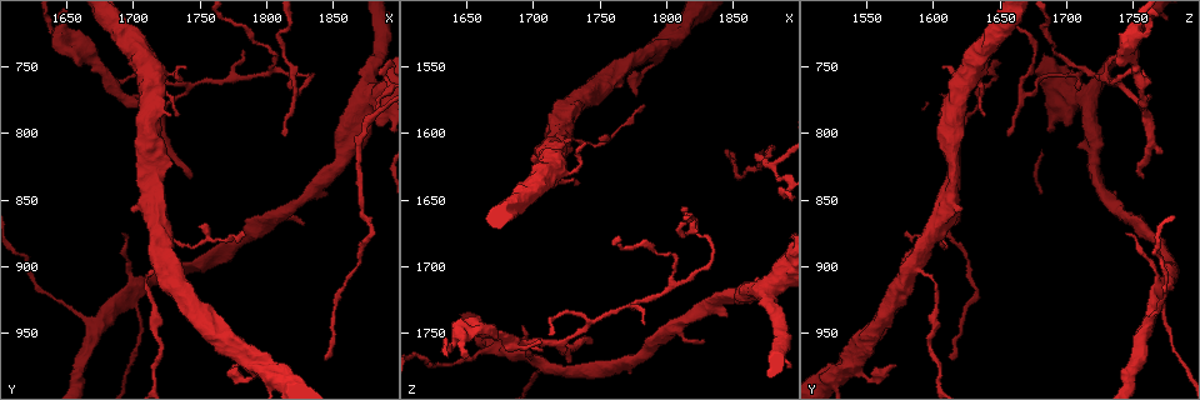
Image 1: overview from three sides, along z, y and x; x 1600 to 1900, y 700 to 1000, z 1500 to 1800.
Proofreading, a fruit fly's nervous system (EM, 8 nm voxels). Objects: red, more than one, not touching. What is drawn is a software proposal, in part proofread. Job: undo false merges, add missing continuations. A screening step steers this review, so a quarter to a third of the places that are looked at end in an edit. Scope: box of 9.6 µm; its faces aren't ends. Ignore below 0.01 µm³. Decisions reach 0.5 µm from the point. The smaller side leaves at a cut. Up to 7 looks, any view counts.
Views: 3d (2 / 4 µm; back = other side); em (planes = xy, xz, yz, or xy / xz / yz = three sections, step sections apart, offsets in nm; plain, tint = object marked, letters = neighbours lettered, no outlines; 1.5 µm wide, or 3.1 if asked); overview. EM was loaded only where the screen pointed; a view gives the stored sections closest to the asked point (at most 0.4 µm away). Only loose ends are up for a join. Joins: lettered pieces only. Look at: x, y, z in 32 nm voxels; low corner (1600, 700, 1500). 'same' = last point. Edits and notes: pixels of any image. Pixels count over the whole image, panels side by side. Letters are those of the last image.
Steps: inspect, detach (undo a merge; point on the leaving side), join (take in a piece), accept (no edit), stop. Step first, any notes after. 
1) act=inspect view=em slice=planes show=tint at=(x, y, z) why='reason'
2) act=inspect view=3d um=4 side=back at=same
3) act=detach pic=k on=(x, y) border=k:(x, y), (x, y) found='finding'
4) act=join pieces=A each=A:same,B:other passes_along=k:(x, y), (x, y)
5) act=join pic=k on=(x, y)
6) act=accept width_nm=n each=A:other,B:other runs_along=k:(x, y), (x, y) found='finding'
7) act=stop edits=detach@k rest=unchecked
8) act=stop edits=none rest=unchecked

act=inspect view=3d um=2 at=(1846, 968, 1612) why='an open end'

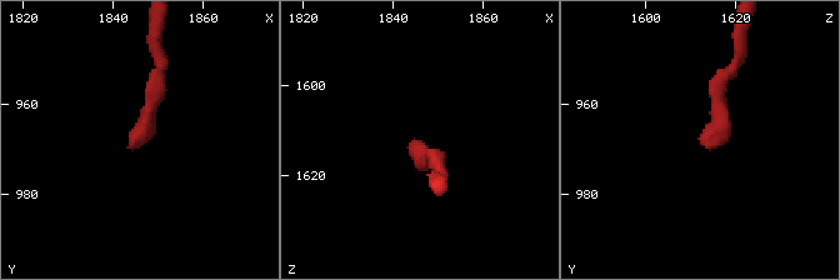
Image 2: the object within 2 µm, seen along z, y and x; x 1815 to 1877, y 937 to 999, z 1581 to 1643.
act=inspect view=em slice=xy step=4 show=tint at=(1845, 968, 1612) why='need the tissue'

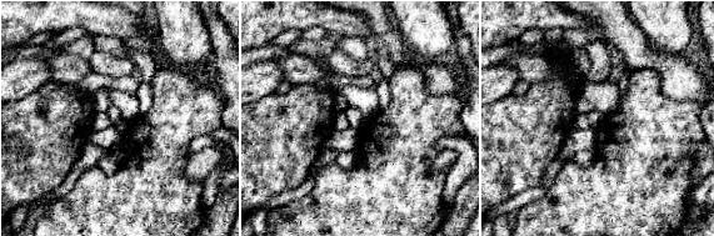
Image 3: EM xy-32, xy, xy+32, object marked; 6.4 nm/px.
act=inspect view=em slice=planes show=letters at=same why='cut it another way'

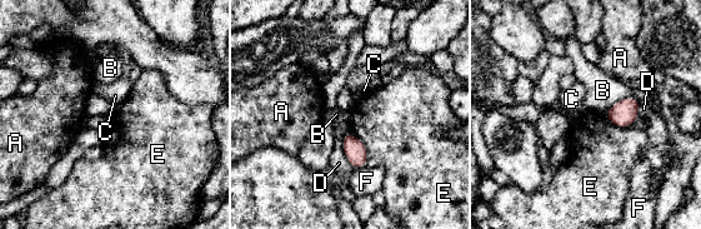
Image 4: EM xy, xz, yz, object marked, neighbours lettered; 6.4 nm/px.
act=accept longest_contact=B:240nm each=A:other,B:other,C:other,D:other,E:other,F:other border=4:(350, 133), (366, 150), (365, 167) found='no lettered piece goes on from it'

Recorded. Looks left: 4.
act=inspect view=em slice=xz step=4 show=letters at=(1786, 742, 1742) why='an open end'

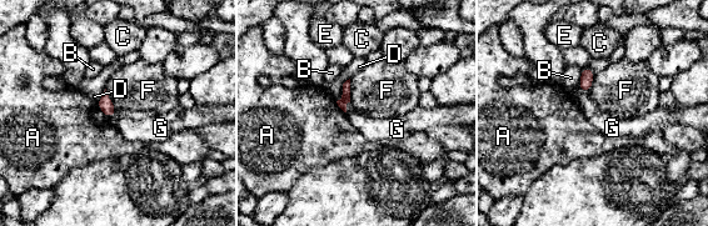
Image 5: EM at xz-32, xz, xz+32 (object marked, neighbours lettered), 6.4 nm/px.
act=inspect view=em slice=planes show=letters at=same

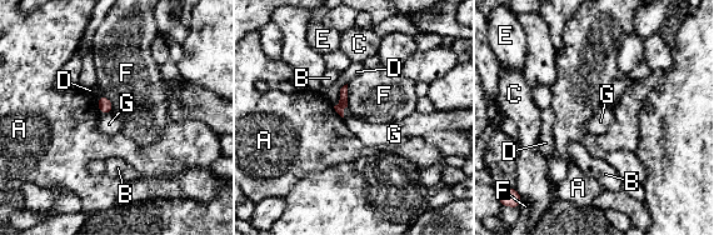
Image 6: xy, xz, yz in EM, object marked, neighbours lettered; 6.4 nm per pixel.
act=accept longest_contact=D:180nm each=A:other,B:other,C:other,D:other,E:other,F:other,G:other border=6:(346, 106), (343, 118) found='none of them fits'

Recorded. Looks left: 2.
act=inspect view=em slice=planes show=tint at=(1742, 754, 1608)

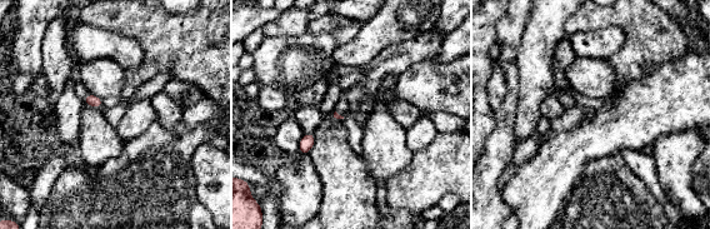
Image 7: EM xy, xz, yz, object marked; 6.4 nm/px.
act=inspect view=em slice=planes show=letters at=same

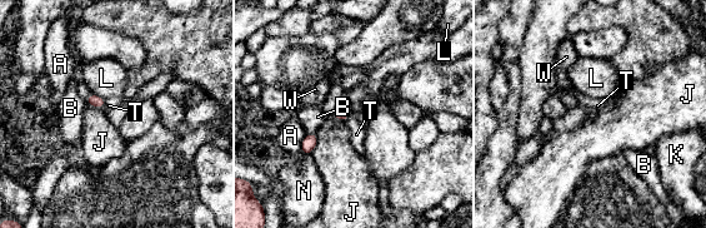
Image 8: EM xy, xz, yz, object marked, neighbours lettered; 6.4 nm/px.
act=accept longest_contact=J:160nm each=A:other,B:other,J:other,K:other,L:other,N:other,T:other,W:other border=8:(105, 100), (106, 107) found='none of them fits'

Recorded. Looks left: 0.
act=stop edits=none rest=unchecked

